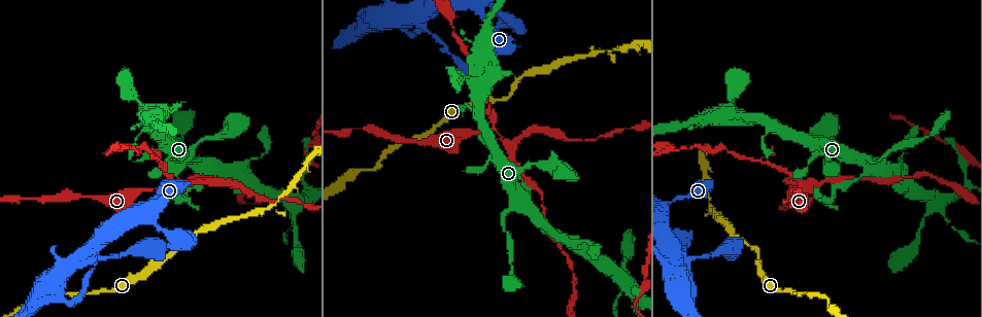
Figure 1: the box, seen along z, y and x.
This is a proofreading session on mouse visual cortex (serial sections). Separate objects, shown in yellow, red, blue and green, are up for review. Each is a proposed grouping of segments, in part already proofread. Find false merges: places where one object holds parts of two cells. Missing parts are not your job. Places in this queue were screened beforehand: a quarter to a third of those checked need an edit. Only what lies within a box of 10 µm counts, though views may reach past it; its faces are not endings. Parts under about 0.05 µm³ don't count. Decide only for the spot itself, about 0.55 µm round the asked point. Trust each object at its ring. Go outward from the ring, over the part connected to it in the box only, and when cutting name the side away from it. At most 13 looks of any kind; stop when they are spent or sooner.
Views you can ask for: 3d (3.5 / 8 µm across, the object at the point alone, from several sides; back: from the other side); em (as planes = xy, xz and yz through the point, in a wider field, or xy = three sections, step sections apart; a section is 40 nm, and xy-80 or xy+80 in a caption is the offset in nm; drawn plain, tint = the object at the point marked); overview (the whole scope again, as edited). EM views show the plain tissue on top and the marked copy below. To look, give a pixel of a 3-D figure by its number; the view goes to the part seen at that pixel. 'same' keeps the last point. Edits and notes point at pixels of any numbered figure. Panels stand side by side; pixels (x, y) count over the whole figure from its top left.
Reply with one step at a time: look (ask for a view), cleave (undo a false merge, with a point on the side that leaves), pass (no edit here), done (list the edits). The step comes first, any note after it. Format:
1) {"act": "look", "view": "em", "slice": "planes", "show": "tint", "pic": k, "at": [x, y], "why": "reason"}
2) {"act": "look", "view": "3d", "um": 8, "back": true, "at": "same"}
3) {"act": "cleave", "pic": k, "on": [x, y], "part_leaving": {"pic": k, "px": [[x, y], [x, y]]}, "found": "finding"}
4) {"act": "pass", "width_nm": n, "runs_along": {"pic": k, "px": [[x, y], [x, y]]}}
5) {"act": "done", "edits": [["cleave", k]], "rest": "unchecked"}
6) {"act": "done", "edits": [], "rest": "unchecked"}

{"act": "look", "view": "3d", "um": 3.5, "pic": 1, "at": [796, 293], "why": "thin neck"}

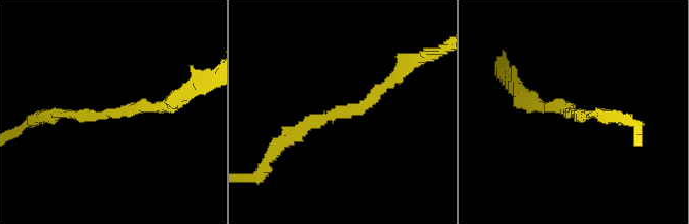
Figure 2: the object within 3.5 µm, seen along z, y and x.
{"act": "look", "view": "em", "slice": "xy", "step": 3, "show": "tint", "pic": 2, "at": [325, 117], "arm_widths_nm": [200, 200], "why": "now the EM"}

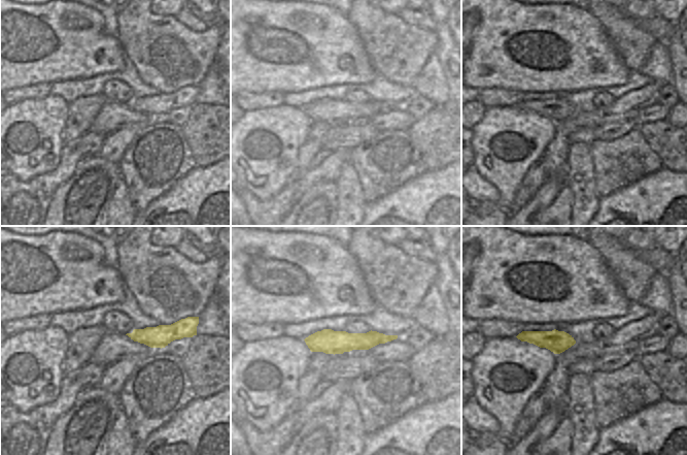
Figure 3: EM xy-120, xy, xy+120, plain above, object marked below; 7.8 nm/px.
{"act": "look", "view": "em", "slice": "xy", "step": 5, "show": "tint", "at": "same", "why": "cut it another way"}

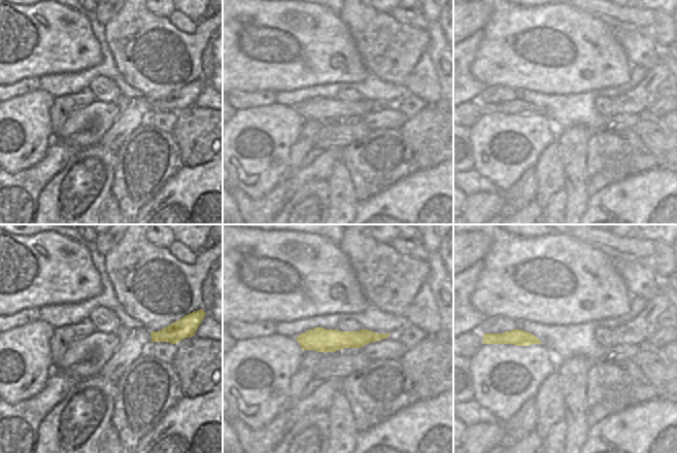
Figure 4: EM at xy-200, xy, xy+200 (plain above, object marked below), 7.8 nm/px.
{"act": "pass", "runs_along": {"pic": 2, "px": [[383, 88], [272, 154]]}, "found": "all the same cell"}

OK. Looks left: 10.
{"act": "look", "view": "3d", "um": 3.5, "pic": 1, "at": [526, 209], "why": "two arms in line, one across"}

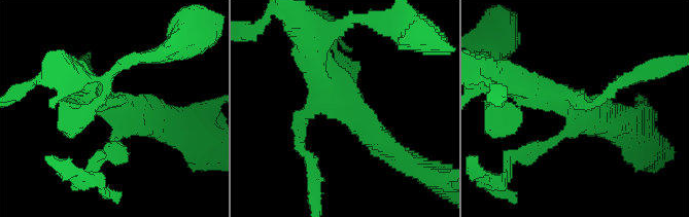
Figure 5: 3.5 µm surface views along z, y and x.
{"act": "look", "view": "em", "slice": "xy", "step": 1, "show": "tint", "pic": 5, "at": [572, 121], "why": "shape alone is not enough"}

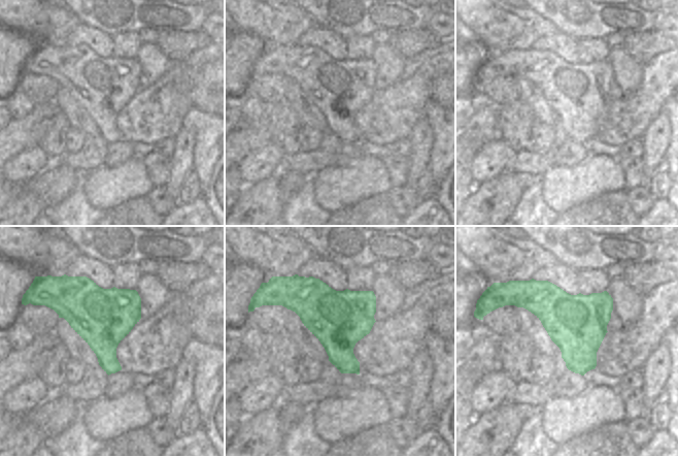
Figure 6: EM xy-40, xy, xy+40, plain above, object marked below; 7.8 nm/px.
{"act": "look", "view": "em", "slice": "xy", "step": 2, "show": "tint", "at": "same", "why": "cut it another way"}

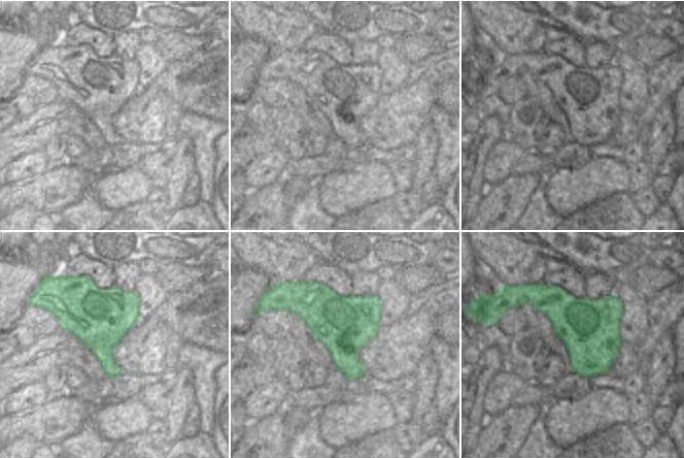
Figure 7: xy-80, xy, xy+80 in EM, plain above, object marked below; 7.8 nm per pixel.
{"act": "pass", "found": "all the same cell"}

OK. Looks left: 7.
{"act": "look", "view": "3d", "um": 8, "pic": 1, "at": [804, 185], "why": "thin neck"}

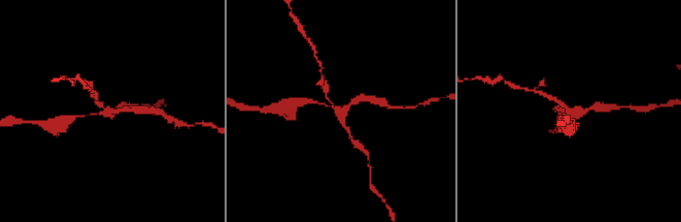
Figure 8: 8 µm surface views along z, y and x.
{"act": "look", "view": "em", "slice": "xy", "step": 1, "show": "tint", "at": "same", "arms": 4, "arm_widths_nm": [100, 150, 150, 200], "why": "shape alone is not enough"}

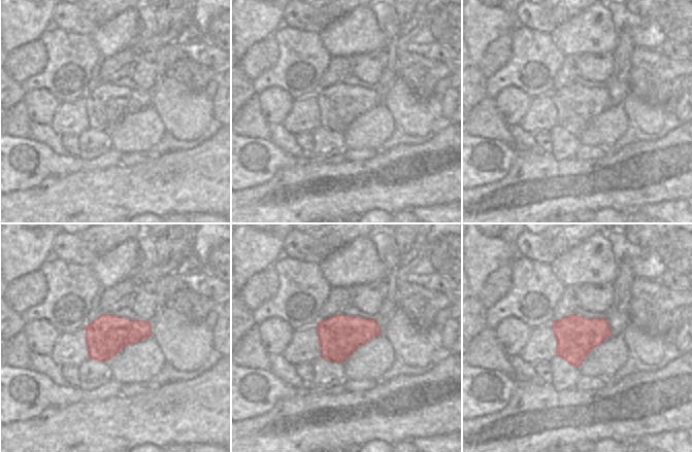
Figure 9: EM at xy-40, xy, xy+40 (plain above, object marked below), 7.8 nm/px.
{"act": "cleave", "pic": 8, "on": [596, 106], "part_leaving": {"pic": 8, "px": [[571, 113], [605, 108]]}, "found": "a second cell is stuck on"}

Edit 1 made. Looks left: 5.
{"act": "look", "view": "overview", "why": "redraw"}

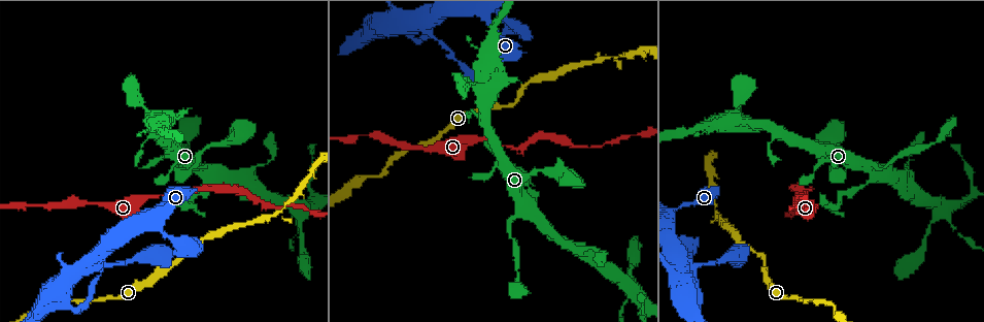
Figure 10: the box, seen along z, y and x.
{"act": "look", "view": "3d", "um": 3.5, "pic": 10, "at": [956, 227], "why": "calibre changes"}

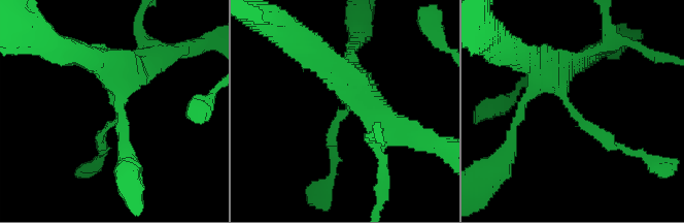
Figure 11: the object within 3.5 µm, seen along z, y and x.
{"act": "look", "view": "em", "slice": "xy", "step": 1, "show": "tint", "pic": 11, "at": [574, 111], "arm_widths_nm": [150, 450], "why": "need the tissue"}

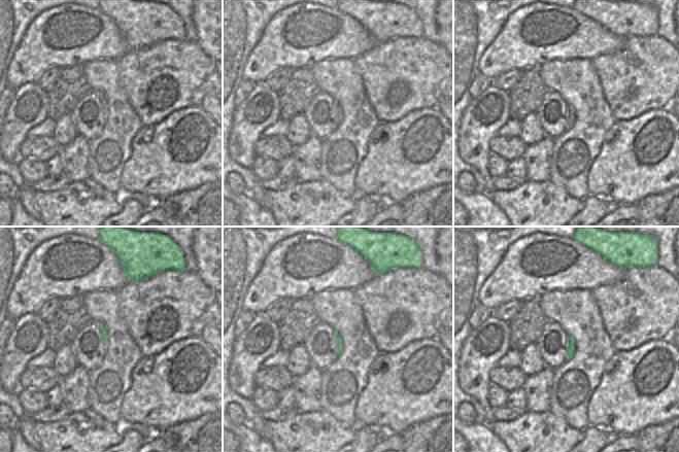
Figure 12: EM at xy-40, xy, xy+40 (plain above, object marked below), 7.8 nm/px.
{"act": "pass", "width_nm": 50, "runs_along": {"pic": 11, "px": [[542, 62], [589, 129], [626, 151]]}, "found": "all the same cell"}

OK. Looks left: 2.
{"act": "done", "edits": [["cleave", 8]], "rest": "unchecked"}

